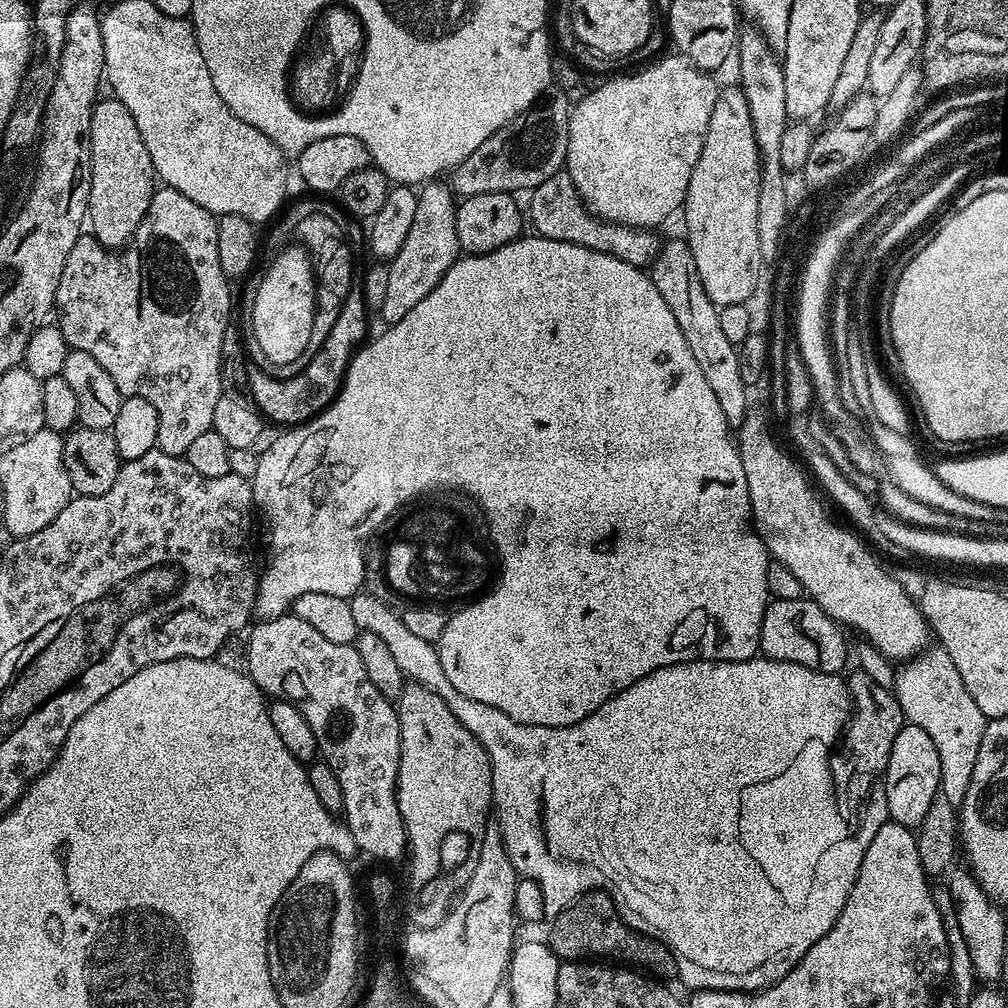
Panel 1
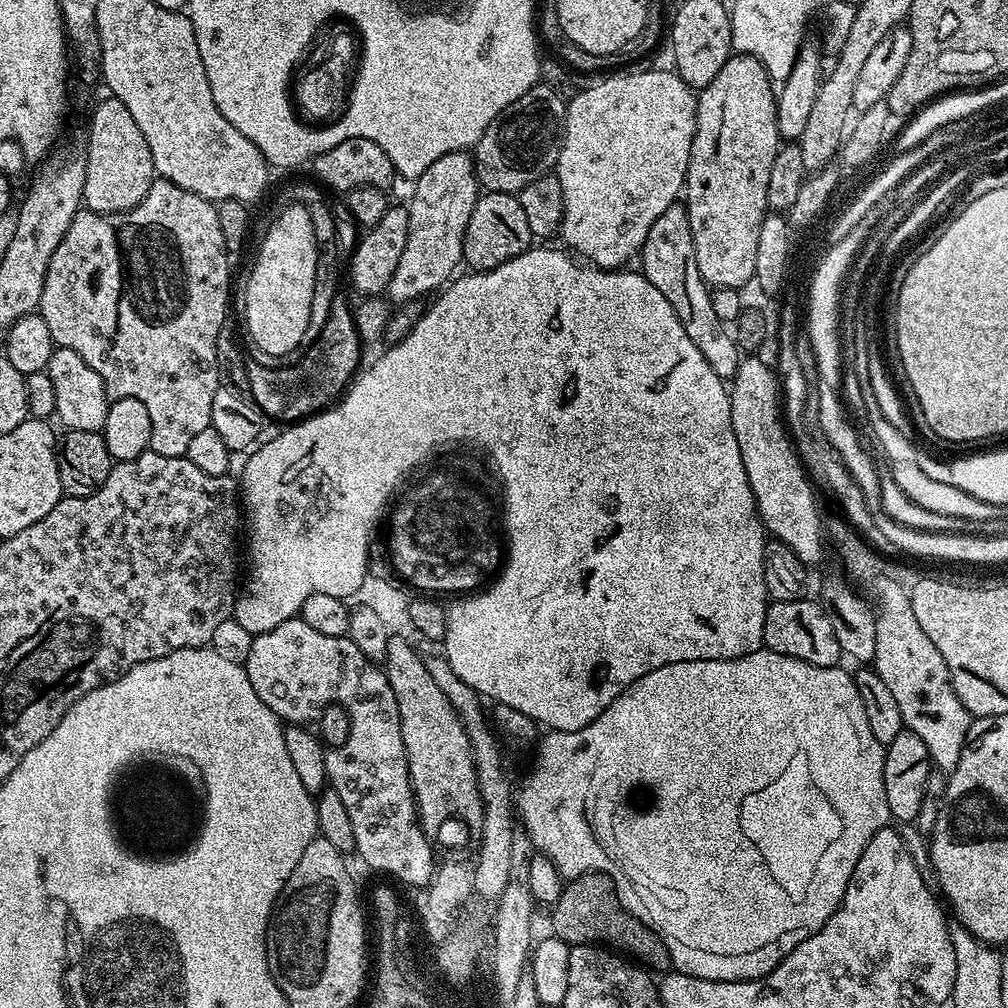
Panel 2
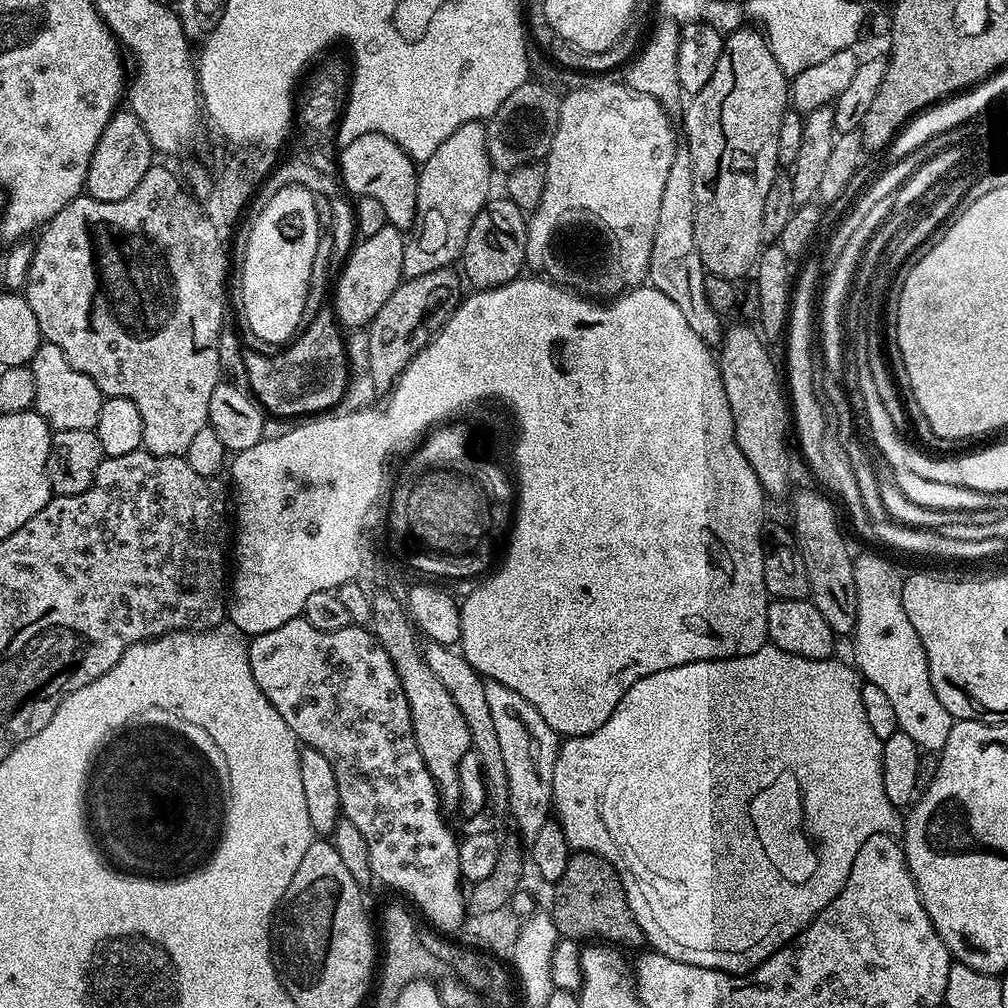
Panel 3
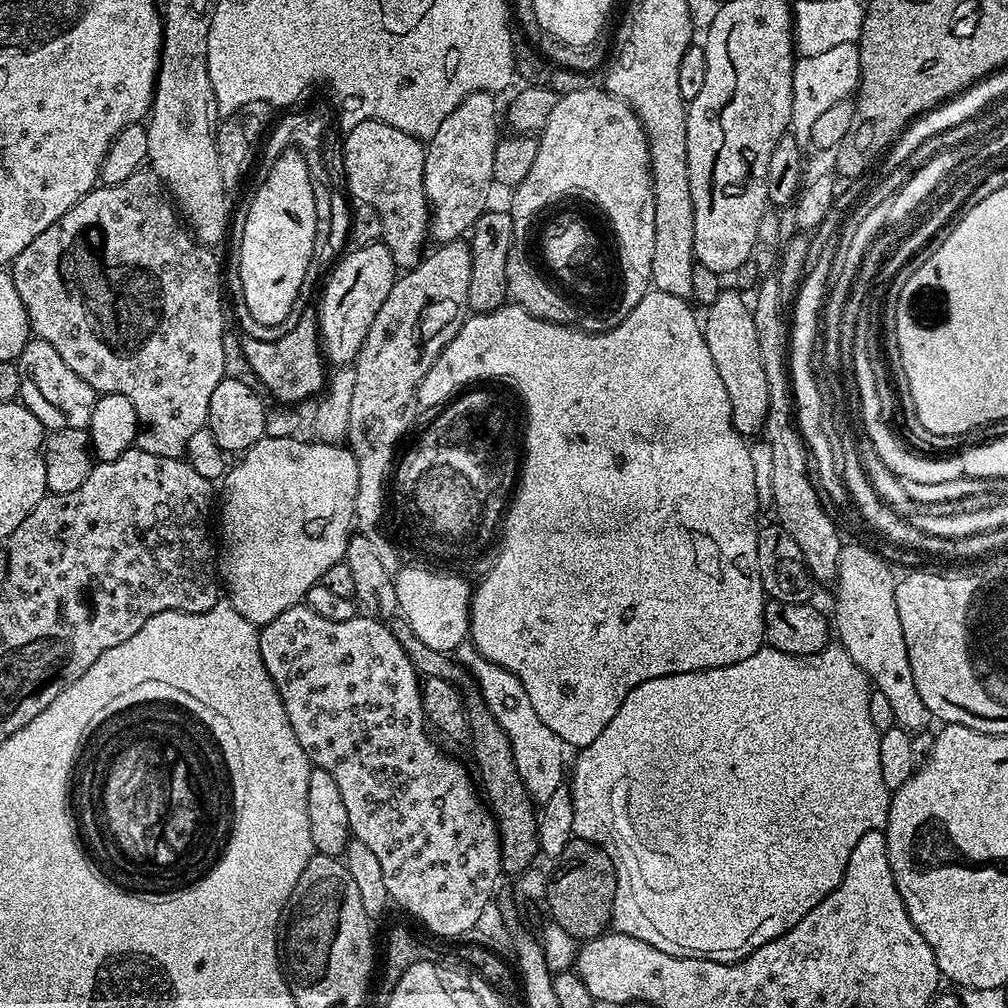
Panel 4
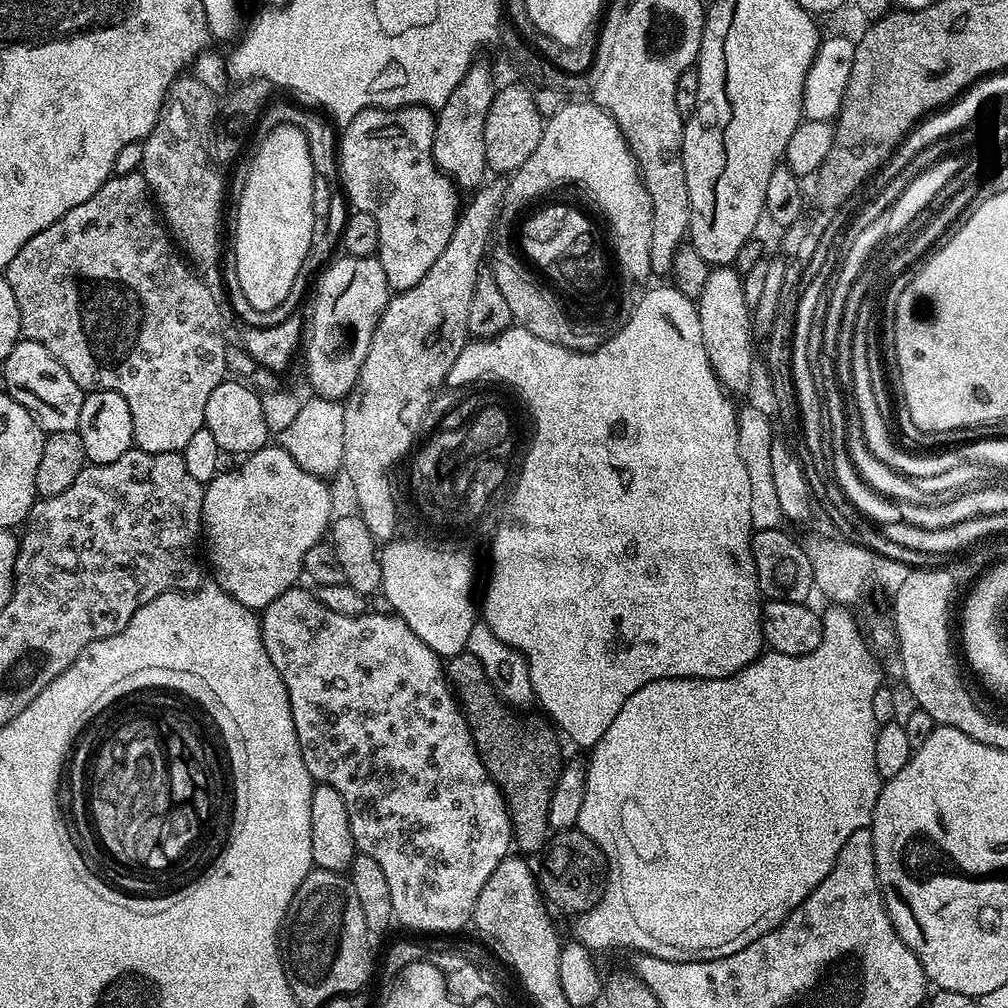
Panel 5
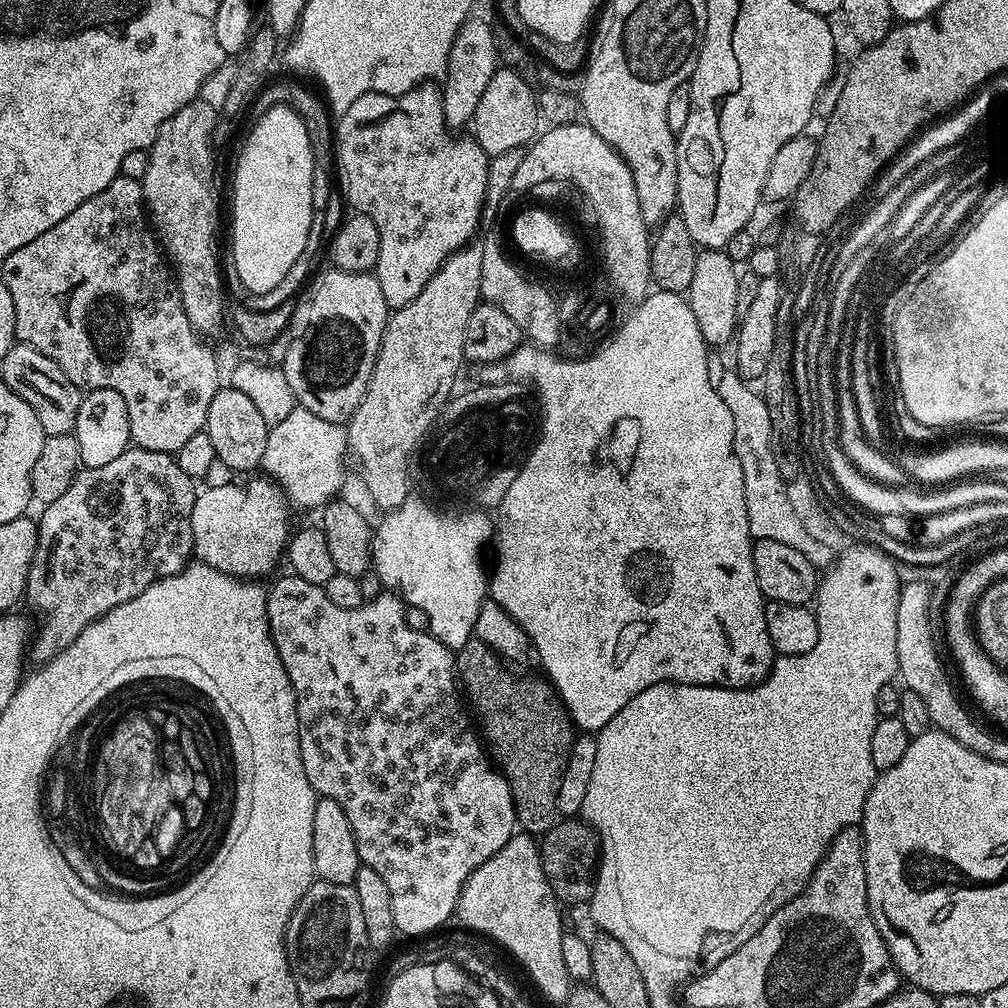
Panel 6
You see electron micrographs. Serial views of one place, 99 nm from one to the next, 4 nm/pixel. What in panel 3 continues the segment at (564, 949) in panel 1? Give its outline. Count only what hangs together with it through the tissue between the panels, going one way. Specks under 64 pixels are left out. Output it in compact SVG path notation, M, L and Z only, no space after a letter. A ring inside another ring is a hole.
M573 851L556 887L551 916L559 935L573 942L603 942L621 949L645 947L646 941L628 905L628 888L616 866L593 852Z

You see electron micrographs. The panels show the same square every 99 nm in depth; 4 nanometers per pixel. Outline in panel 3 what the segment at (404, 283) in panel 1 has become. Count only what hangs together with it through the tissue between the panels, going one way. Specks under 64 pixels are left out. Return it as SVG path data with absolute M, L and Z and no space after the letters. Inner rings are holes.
M471 120L458 126L458 130L454 130L454 134L450 134L450 138L446 138L442 146L438 146L438 150L434 150L434 154L430 154L430 158L419 165L414 225L416 248L405 247L402 254L402 270L407 279L413 280L434 270L452 268L455 260L457 263L463 257L466 234L470 234L470 226L474 226L474 218L478 218L478 214L493 195L492 176L494 177L494 169L486 150L486 127L479 120Z

